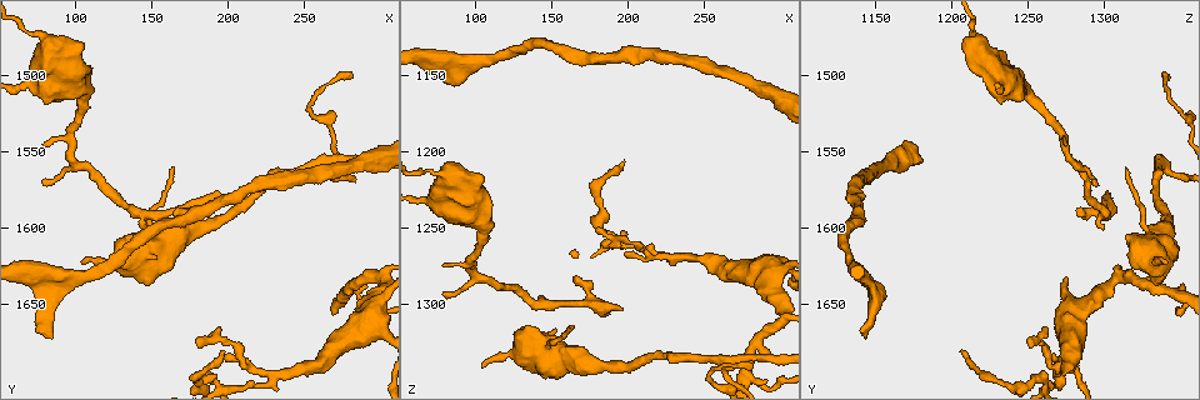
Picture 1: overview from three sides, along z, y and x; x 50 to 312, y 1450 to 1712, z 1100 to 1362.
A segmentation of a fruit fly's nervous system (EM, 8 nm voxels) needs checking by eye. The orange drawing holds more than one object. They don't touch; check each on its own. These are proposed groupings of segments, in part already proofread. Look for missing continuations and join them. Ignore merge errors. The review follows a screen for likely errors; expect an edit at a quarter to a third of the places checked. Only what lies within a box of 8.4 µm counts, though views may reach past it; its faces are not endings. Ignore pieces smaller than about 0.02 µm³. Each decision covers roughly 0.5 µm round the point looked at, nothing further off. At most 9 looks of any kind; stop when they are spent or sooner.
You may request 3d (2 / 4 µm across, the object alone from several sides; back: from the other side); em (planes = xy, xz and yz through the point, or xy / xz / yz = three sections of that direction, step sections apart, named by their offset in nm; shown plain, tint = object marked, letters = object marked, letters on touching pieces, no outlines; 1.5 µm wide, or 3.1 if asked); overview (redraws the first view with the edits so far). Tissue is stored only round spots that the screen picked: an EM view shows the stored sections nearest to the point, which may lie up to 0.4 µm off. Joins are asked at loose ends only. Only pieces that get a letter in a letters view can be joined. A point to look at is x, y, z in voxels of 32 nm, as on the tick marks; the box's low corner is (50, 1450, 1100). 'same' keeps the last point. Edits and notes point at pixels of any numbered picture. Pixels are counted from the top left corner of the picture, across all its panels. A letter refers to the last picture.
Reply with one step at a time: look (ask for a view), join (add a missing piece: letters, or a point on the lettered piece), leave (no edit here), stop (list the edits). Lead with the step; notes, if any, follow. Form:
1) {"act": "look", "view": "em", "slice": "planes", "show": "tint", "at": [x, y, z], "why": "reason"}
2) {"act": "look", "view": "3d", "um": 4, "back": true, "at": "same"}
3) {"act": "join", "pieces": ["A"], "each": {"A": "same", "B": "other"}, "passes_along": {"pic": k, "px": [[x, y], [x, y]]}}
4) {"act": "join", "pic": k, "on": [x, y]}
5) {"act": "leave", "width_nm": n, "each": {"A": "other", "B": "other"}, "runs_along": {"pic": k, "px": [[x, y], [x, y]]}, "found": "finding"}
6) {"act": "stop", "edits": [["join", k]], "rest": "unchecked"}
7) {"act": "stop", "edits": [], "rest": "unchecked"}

{"act": "look", "view": "em", "slice": "planes", "show": "tint", "at": [194, 1578, 1302], "why": "branch stops here"}

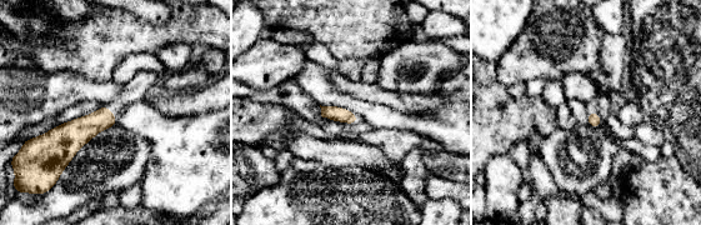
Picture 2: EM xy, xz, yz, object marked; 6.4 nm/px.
{"act": "look", "view": "em", "slice": "planes", "show": "letters", "at": "same", "why": "what lies round it"}

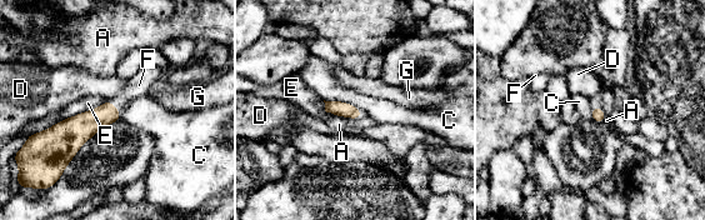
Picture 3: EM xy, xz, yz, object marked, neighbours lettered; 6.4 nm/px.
{"act": "join", "pic": 3, "on": [139, 85], "each": {"A": "other", "C": "other", "D": "other", "E": "other", "F": "same", "G": "other"}, "found": "it goes on there"}

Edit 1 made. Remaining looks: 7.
{"act": "look", "view": "overview", "why": "see it whole again"}

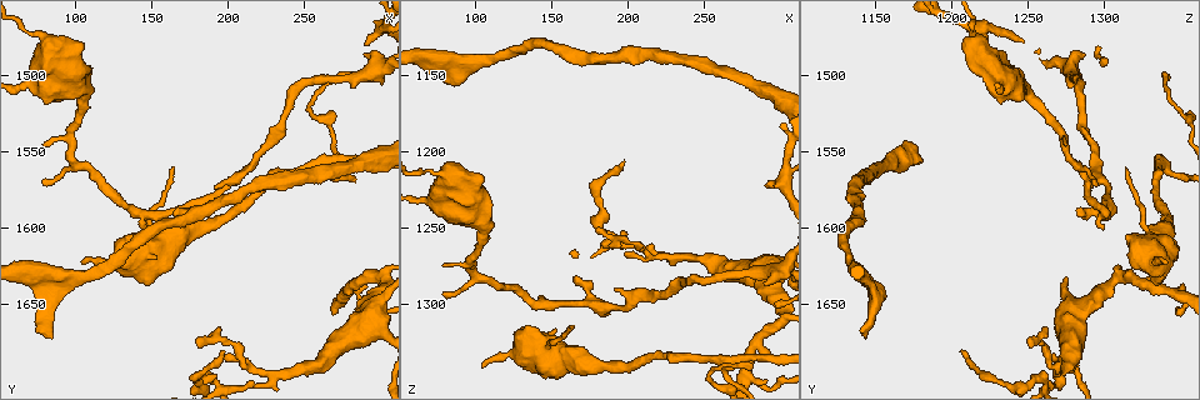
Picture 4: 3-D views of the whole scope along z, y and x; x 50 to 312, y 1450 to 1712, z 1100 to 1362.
{"act": "look", "view": "3d", "um": 4, "at": [180, 1674, 1252], "why": "tapers out"}

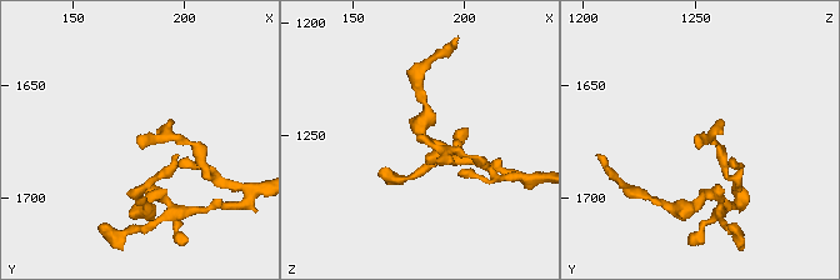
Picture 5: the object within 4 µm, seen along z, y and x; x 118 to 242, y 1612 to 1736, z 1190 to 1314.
{"act": "look", "view": "em", "slice": "planes", "show": "letters", "at": [178, 1674, 1250]}

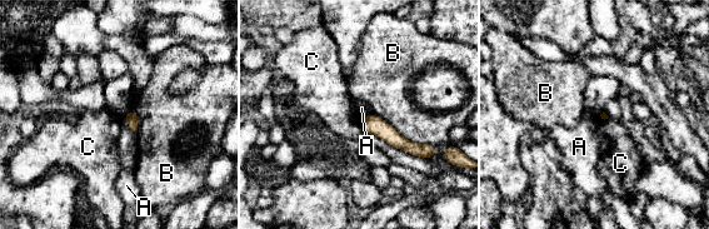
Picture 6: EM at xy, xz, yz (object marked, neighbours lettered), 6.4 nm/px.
{"act": "leave", "each": {"A": "other", "B": "other", "C": "other"}, "border": {"pic": 6, "px": [[362, 118], [362, 129], [364, 132]]}, "found": "no lettered piece goes on from it"}

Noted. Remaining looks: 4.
{"act": "look", "view": "em", "slice": "planes", "show": "tint", "at": [84, 1670, 1142]}

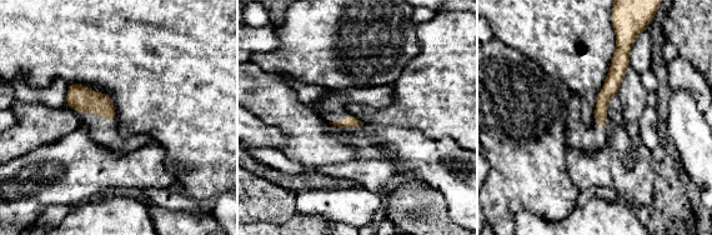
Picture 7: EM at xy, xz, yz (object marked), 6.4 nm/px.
{"act": "look", "view": "em", "slice": "planes", "show": "letters", "at": "same", "why": "see the neighbours"}

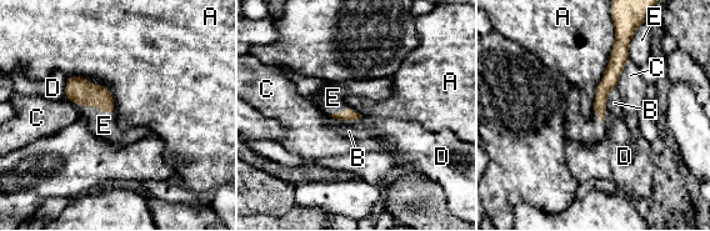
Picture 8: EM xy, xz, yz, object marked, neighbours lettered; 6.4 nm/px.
{"act": "join", "pic": 8, "on": [104, 125], "longest_contact_nm": ["A", 600], "each": {"A": "other", "B": "other", "C": "other", "D": "other", "E": "same"}, "found": "the neuron continues"}

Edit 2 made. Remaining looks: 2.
{"act": "stop", "edits": [["join", 3], ["join", 8]], "rest": "unchecked"}

